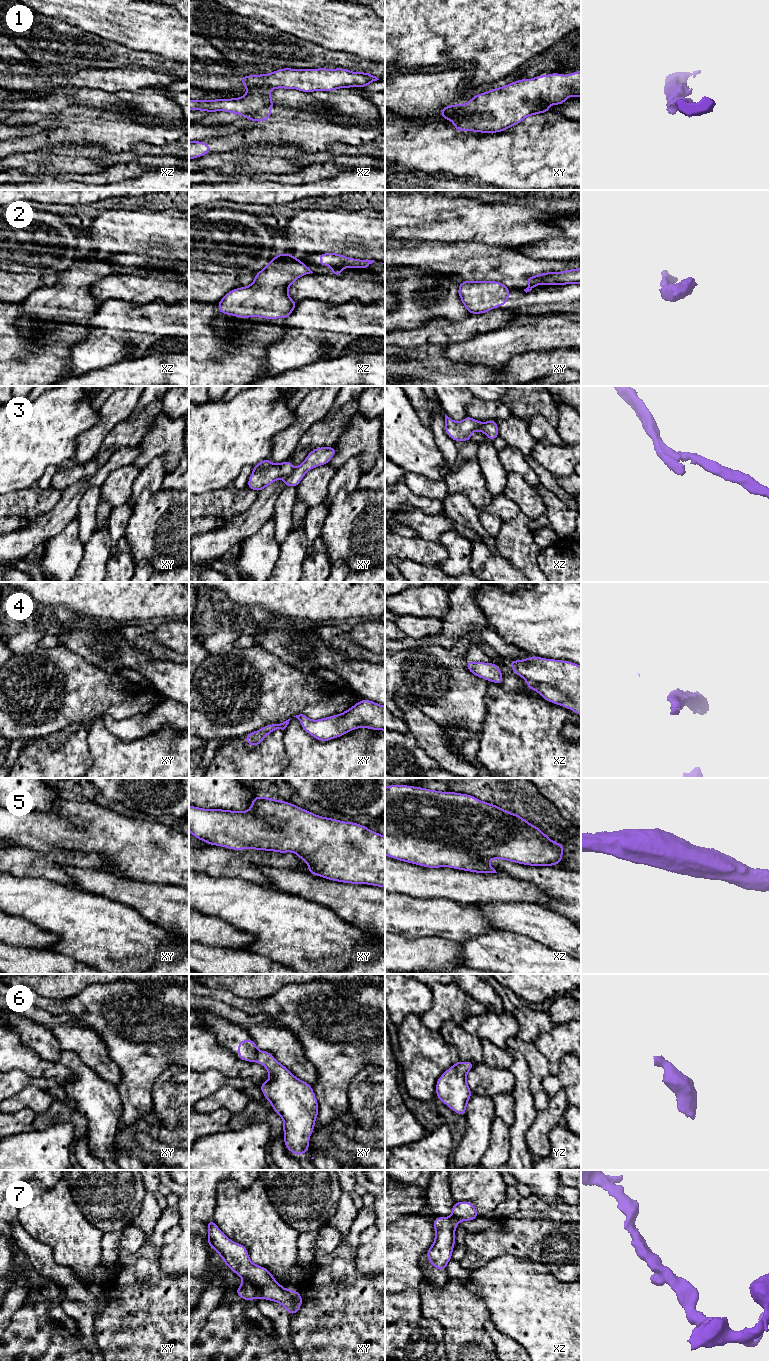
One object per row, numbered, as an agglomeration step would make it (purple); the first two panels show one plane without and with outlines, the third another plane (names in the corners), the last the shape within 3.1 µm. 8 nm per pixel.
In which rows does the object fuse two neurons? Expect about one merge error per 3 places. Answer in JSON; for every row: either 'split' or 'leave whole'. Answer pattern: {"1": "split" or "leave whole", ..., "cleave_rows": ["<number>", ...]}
{"1": "split", "2": "split", "3": "split", "4": "leave whole", "5": "leave whole", "6": "leave whole", "7": "split", "cleave_rows": ["1", "2", "3", "7"]}

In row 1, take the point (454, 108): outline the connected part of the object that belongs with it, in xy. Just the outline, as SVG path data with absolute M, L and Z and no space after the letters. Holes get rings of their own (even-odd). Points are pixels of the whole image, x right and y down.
M452 104L449 106L446 106L444 108L442 108L441 111L447 111L448 113L452 114L452 113L465 113L463 104Z

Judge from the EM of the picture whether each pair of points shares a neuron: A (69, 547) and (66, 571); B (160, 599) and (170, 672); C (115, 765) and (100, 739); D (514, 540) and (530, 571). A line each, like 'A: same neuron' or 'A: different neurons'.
A: same neuron
B: different neurons
C: same neuron
D: same neuron

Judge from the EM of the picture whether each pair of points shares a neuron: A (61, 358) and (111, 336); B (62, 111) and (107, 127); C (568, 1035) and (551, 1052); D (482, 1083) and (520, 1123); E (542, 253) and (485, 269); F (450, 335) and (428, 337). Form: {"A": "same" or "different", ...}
{"A": "different", "B": "same", "C": "same", "D": "different", "E": "different", "F": "same"}

